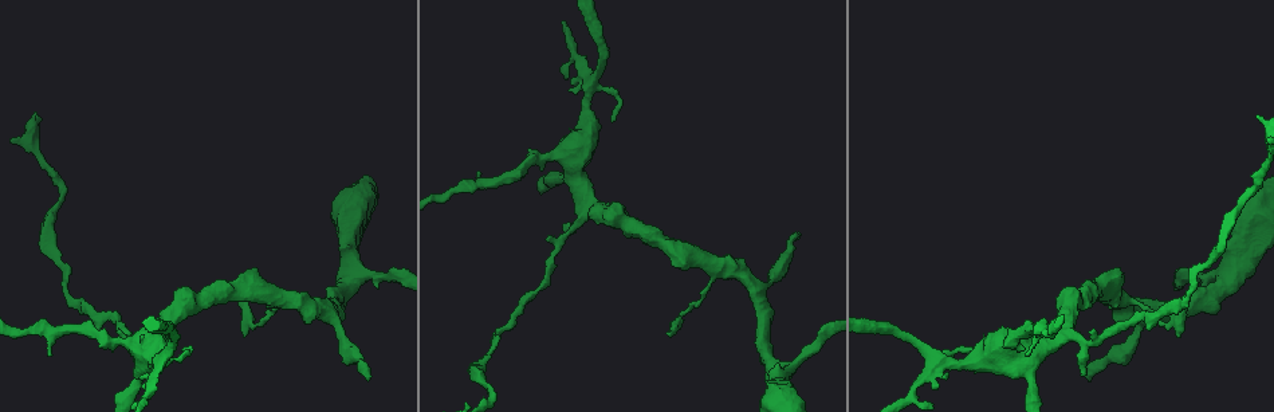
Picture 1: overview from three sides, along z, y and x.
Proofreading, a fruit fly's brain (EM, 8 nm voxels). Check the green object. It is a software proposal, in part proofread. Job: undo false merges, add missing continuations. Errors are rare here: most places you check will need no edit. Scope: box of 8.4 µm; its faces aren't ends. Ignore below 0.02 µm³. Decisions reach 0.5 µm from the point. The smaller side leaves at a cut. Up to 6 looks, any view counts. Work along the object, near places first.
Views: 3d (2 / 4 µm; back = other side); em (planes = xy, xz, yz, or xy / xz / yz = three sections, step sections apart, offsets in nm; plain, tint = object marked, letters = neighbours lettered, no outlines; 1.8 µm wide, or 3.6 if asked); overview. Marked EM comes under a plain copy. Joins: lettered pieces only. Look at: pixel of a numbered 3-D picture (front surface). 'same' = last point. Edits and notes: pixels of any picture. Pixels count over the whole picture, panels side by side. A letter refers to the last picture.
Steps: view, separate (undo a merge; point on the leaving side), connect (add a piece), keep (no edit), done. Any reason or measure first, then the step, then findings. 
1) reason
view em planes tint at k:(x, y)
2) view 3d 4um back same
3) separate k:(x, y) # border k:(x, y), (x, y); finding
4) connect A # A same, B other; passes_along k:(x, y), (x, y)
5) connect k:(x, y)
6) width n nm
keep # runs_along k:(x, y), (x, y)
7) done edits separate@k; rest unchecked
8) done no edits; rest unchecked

branch stops here
view em xy step 16 tint at 1:(670, 334)

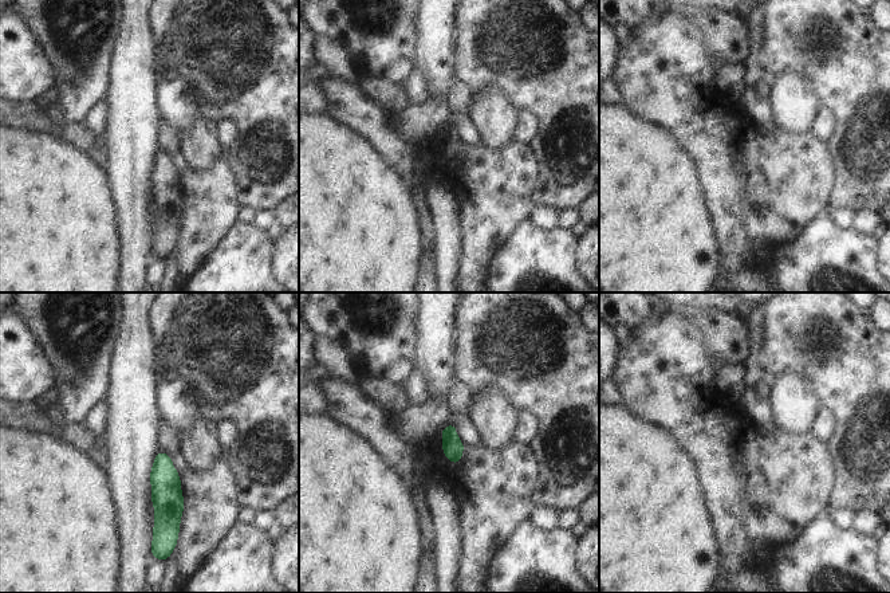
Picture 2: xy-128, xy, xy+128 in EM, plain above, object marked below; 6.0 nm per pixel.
another direction
view em planes letters same

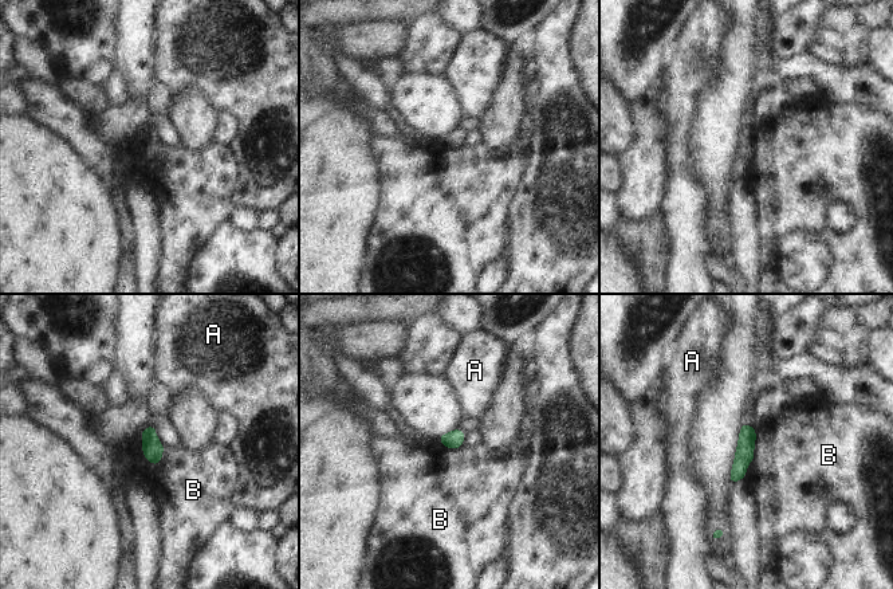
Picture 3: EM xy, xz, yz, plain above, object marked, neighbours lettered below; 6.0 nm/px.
longest_contact B 140 nm
keep # A other, B other; border 3:(165, 447), (156, 467); no lettered piece goes on from it

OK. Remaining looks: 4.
an open end
view em planes letters at 1:(1086, 374)

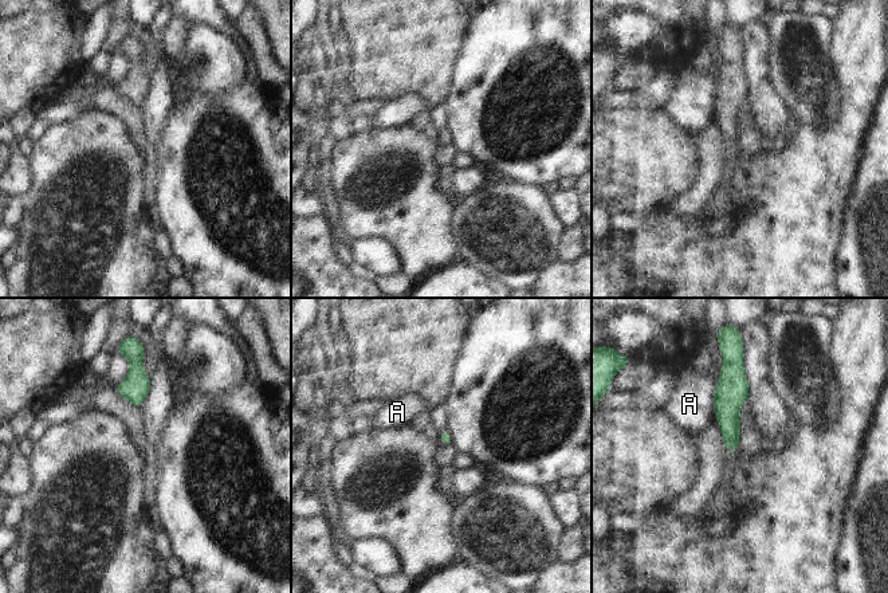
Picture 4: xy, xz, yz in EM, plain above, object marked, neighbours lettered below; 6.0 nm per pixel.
keep # A other; border 4:(720, 368), (712, 413); none of them fits

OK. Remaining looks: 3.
a fork
view em planes letters at 1:(157, 362)

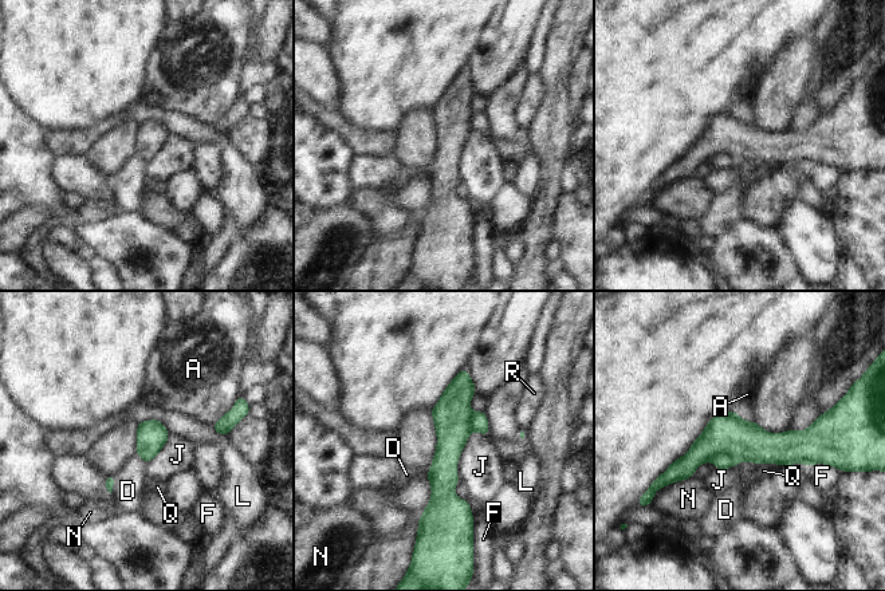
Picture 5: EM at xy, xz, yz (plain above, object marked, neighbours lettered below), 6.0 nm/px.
keep # A other, D other, F other, J other, L other, N other, Q other, R other; runs_along 5:(825, 434), (671, 472); all the same neuron

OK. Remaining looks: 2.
done no edits; rest unchecked

